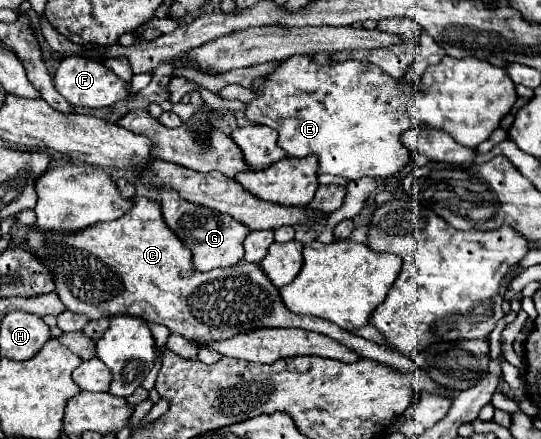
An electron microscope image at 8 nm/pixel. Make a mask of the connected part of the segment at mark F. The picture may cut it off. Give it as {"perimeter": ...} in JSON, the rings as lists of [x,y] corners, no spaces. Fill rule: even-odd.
{"perimeter":[[[68,56],[60,62],[60,66],[54,72],[54,86],[56,90],[72,104],[72,106],[88,106],[88,108],[104,108],[112,106],[120,100],[126,100],[130,96],[130,82],[118,78],[112,70],[108,70],[100,60],[82,58],[82,56]]]}

